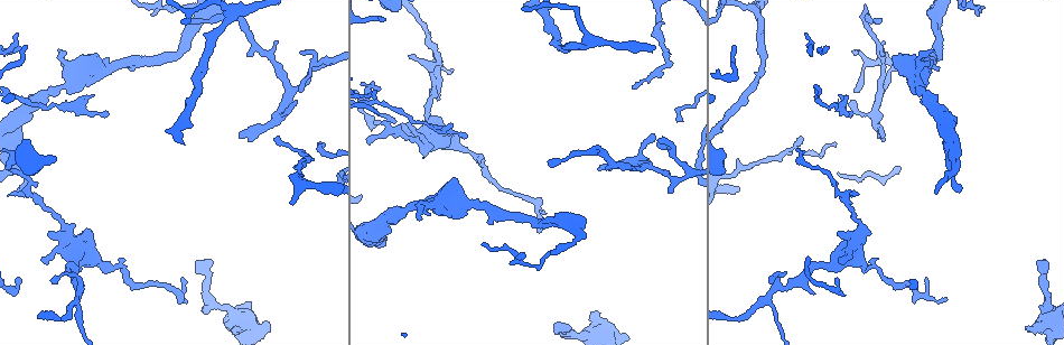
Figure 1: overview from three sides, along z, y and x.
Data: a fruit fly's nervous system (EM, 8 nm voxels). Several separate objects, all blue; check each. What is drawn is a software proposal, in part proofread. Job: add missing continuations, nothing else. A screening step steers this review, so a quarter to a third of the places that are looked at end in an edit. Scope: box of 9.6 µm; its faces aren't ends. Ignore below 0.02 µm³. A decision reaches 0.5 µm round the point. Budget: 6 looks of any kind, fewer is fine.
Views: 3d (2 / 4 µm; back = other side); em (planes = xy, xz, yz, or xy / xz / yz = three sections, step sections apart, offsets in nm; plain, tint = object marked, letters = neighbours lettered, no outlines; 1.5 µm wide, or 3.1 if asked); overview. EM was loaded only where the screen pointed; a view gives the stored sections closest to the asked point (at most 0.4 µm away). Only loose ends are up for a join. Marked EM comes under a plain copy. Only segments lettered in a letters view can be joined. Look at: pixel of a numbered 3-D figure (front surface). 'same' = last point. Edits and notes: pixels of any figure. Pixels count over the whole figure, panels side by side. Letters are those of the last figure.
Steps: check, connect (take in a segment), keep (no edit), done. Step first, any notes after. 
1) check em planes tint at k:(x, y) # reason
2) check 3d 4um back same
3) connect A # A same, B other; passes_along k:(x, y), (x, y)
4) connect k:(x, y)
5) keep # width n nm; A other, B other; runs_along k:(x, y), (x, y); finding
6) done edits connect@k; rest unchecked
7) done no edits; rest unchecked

check em planes letters at 1:(1026, 328) # free end

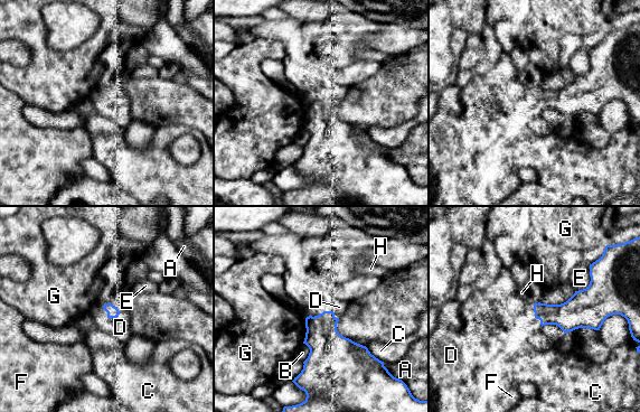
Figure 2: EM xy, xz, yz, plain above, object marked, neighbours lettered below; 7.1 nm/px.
connect D # A other, B other, C other, D same, E other, F other, G other, H other; the cell continues

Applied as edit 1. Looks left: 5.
check em planes letters at 1:(241, 138)

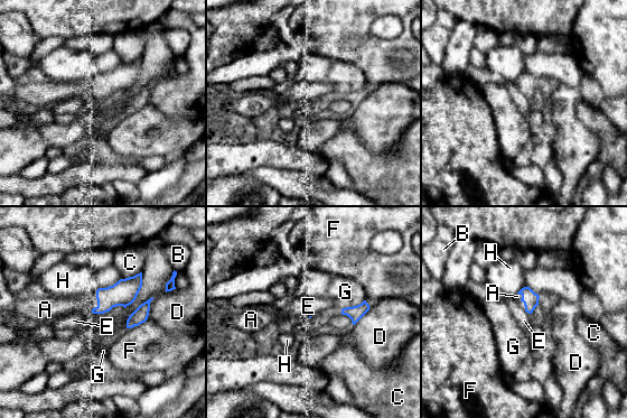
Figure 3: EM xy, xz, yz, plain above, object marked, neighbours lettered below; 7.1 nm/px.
connect A # A same, B other, C other, D other, E other, F other, G other, H other; it goes on there

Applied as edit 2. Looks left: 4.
done edits connect@2, connect@3; rest unchecked

